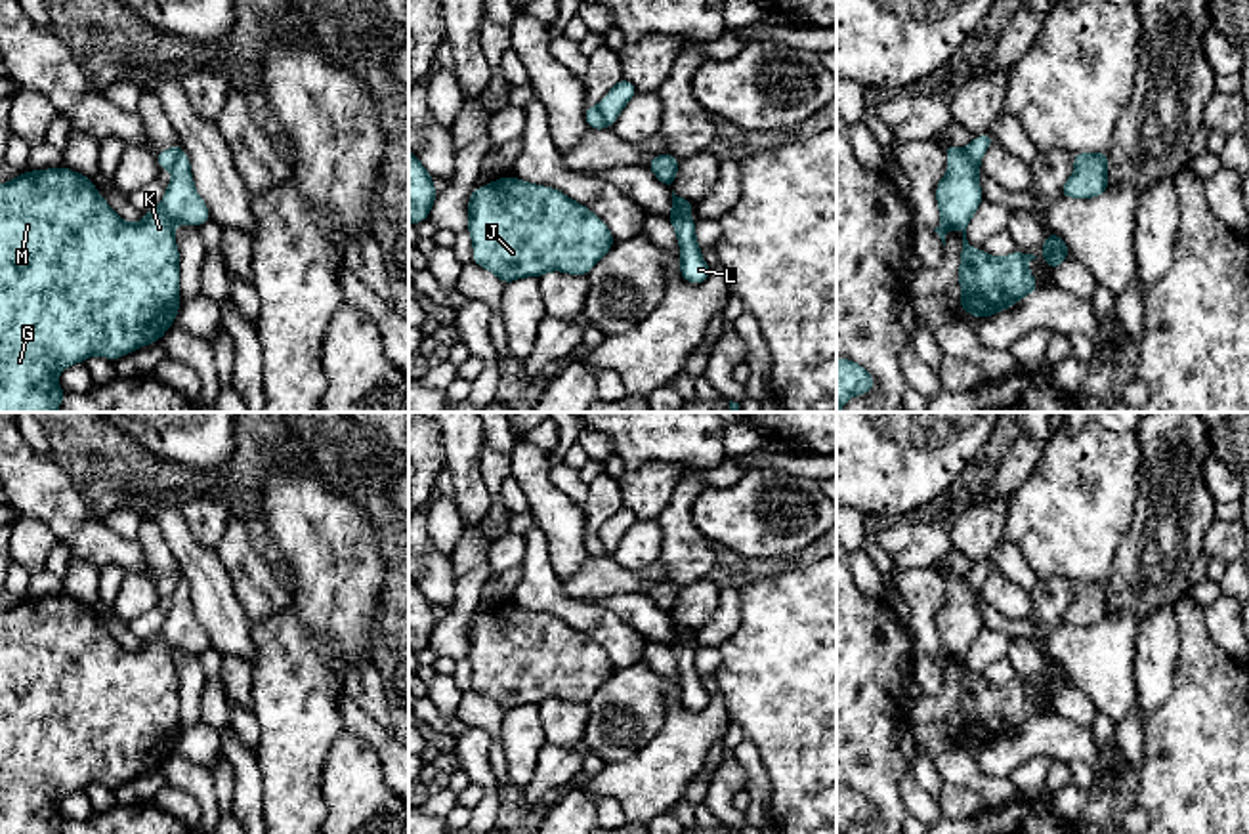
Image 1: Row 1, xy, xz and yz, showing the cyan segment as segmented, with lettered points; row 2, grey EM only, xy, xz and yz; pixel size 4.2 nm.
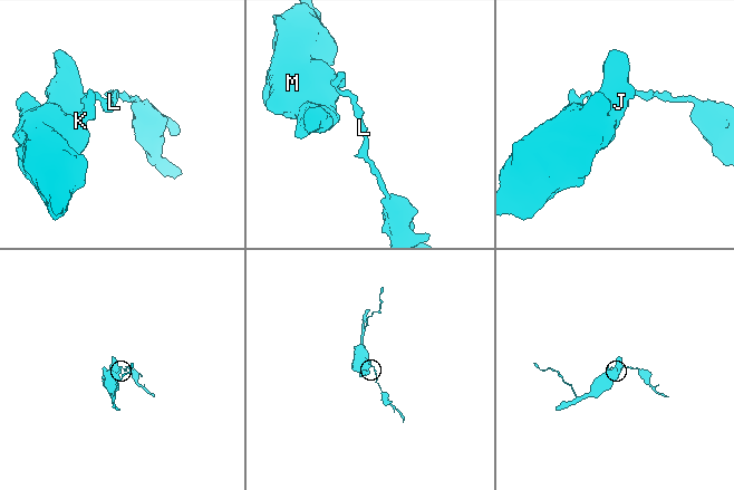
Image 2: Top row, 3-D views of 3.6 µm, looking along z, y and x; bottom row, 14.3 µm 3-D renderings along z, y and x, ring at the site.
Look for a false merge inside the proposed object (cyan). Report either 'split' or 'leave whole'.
split

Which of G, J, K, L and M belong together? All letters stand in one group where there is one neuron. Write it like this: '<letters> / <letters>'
G J K M / L

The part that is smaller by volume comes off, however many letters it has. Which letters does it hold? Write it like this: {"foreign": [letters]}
{"foreign": ["L"]}

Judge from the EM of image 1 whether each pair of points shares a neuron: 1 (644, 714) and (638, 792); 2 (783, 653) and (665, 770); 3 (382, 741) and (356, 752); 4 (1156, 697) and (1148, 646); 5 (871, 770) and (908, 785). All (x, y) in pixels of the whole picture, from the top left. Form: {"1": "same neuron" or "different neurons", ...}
{"1": "different neurons", "2": "different neurons", "3": "different neurons", "4": "same neuron", "5": "different neurons"}

